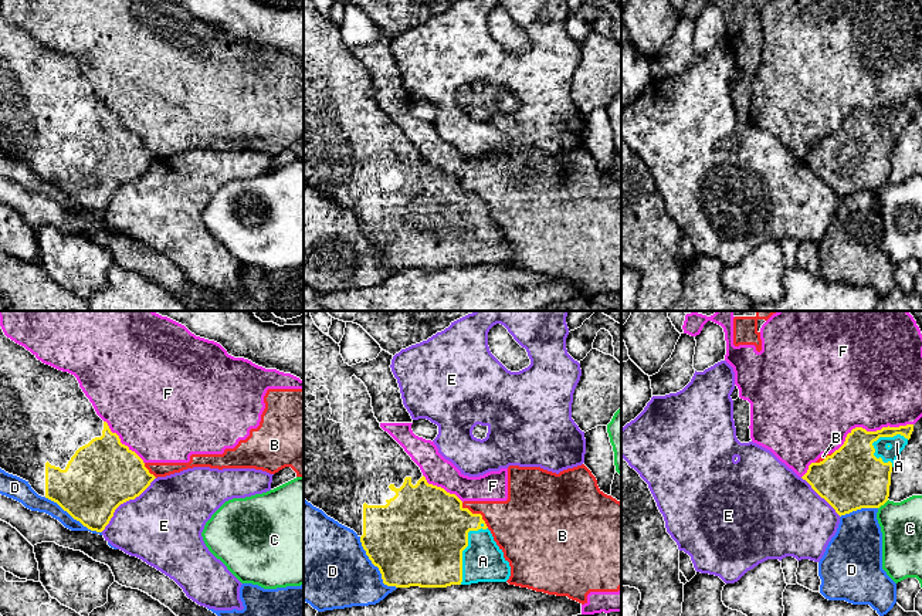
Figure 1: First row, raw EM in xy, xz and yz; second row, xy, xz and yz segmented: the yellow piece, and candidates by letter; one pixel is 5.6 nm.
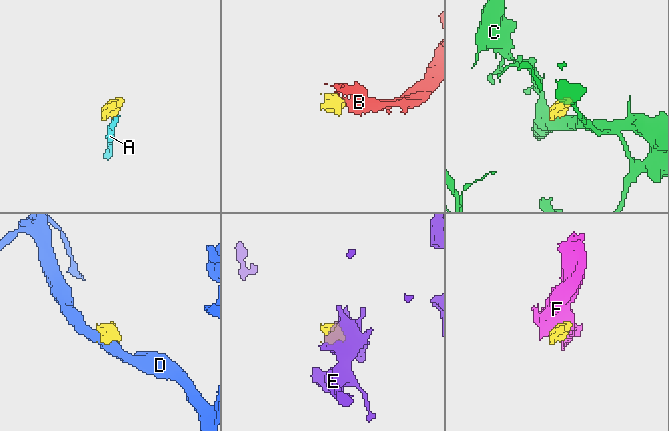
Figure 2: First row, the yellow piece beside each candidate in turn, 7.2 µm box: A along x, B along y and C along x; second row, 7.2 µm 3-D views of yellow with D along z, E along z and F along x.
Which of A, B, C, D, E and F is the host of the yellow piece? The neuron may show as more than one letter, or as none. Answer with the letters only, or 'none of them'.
A

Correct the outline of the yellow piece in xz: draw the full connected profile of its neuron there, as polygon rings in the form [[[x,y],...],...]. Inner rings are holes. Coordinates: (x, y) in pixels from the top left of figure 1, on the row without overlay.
[[[304,0],[304,182],[357,216],[387,268],[447,270],[506,264],[509,244],[482,197],[464,190],[455,176],[428,166],[404,131],[380,109],[382,105],[413,105],[390,50],[391,41],[393,37],[382,31],[376,41],[349,48],[339,26],[323,16],[312,0]]]

